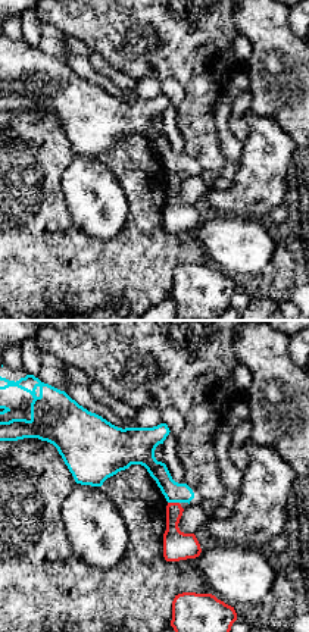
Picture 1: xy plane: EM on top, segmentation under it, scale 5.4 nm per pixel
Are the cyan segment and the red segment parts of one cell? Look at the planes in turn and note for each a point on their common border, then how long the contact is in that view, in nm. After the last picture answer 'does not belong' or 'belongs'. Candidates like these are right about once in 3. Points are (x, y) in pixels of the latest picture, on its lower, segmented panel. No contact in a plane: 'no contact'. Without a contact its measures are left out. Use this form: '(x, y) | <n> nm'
(174, 501) | 60 nm

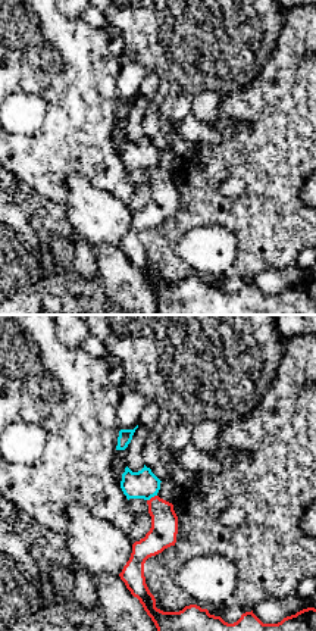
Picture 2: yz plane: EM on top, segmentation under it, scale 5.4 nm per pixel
(152, 496) | 70 nm

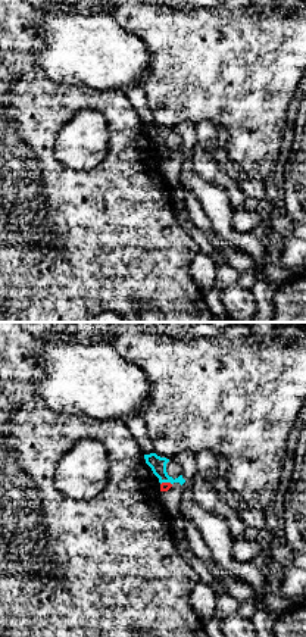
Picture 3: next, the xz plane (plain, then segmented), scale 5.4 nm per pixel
(165, 481) | 60 nm

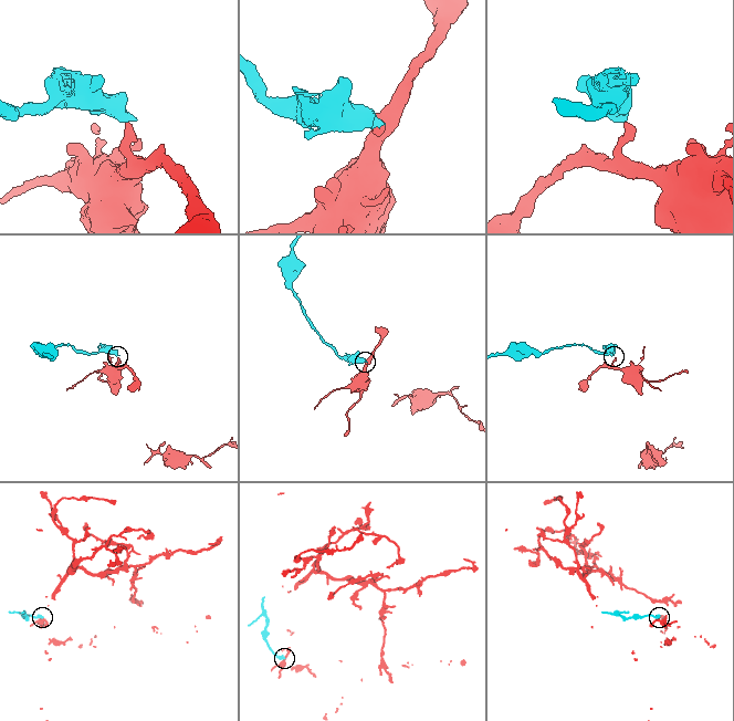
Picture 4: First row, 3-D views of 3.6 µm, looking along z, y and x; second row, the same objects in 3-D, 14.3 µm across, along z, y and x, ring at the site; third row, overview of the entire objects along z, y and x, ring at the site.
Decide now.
does not belong

